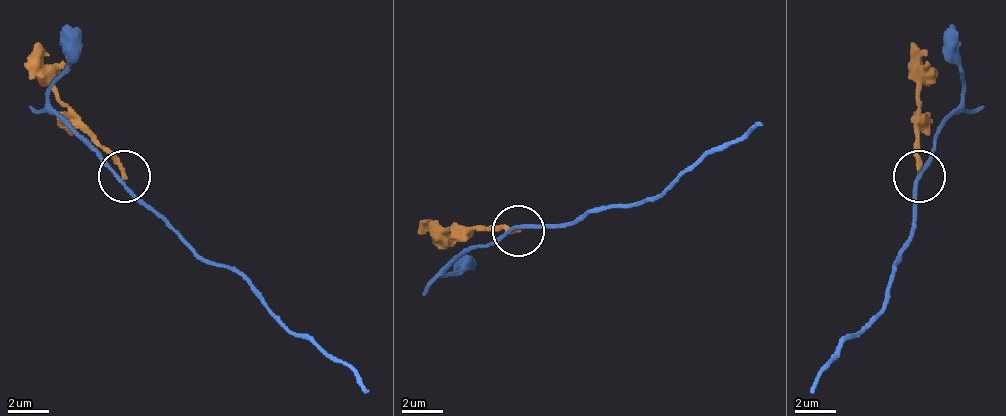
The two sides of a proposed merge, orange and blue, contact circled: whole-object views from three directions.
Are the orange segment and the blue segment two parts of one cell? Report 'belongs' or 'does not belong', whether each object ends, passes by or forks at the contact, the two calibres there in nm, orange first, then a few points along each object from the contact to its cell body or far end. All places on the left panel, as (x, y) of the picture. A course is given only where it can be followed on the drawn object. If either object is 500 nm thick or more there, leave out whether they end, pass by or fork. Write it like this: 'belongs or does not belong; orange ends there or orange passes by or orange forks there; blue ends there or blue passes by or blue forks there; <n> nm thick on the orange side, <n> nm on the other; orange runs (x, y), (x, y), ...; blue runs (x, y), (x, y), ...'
does not belong; orange ends there; blue passes by; 190 nm thick on the orange side, 170 nm on the other; orange runs (126, 178), (59, 95), (33, 43); blue runs (120, 178), (198, 255), (229, 265), (291, 332), (332, 353), (368, 394)

